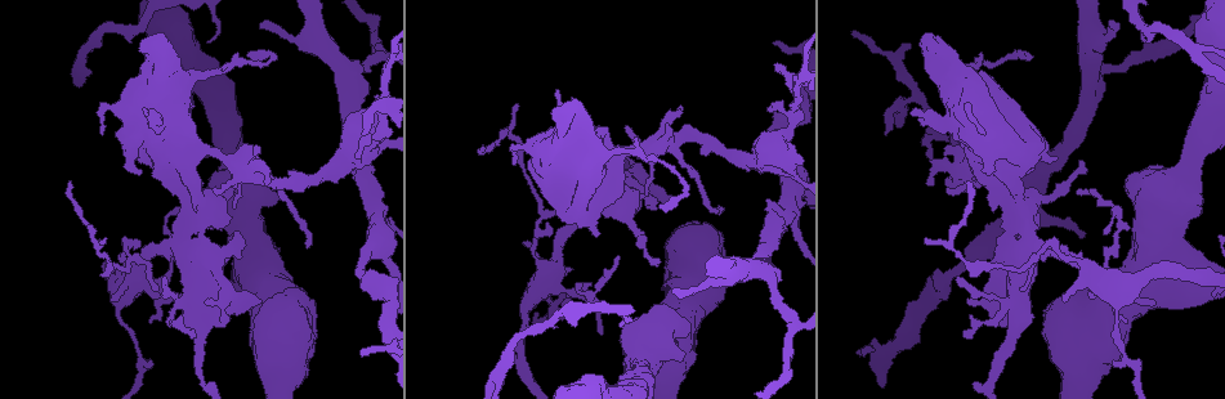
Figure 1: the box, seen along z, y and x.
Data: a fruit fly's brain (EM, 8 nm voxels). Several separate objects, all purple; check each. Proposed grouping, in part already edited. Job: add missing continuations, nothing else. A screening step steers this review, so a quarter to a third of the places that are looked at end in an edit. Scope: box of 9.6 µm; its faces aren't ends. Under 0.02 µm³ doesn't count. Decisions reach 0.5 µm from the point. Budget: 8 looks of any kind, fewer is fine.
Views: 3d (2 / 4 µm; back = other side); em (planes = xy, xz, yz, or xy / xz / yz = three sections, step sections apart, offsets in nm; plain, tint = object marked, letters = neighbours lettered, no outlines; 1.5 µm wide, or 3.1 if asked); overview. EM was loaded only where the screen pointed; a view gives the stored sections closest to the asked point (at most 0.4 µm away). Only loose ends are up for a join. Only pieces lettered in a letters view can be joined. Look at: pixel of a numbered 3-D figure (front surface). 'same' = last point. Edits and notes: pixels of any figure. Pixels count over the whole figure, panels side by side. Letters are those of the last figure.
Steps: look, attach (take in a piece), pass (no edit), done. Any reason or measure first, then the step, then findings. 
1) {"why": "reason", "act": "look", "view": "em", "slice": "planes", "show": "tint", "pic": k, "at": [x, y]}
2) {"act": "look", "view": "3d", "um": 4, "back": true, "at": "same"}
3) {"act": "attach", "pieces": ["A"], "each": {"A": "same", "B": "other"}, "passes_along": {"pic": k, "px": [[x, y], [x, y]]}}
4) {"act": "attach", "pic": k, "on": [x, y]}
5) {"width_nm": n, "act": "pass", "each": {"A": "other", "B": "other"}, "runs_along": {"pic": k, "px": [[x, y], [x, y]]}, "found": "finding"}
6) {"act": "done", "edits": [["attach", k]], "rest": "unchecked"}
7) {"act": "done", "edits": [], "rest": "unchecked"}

{"why": "an open end", "act": "look", "view": "3d", "um": 2, "pic": 1, "at": [250, 301]}

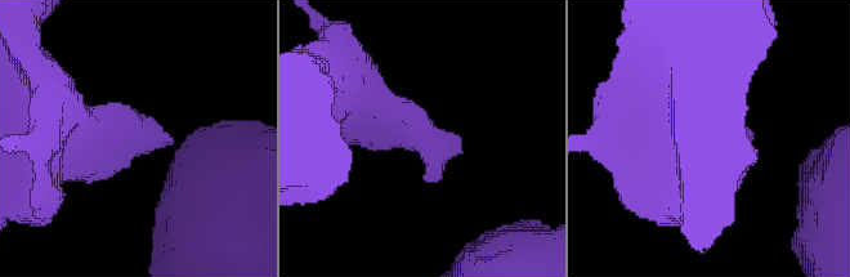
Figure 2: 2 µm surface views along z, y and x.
{"act": "look", "view": "em", "slice": "planes", "show": "letters", "pic": 2, "at": [137, 130]}

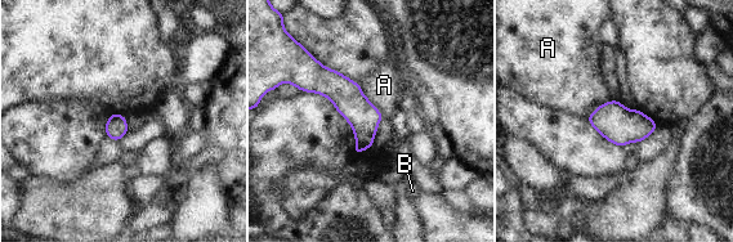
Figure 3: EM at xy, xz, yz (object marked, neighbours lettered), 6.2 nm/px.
{"act": "pass", "each": {"A": "other", "B": "other"}, "found": "none of them fits"}

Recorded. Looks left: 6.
{"why": "tapers out", "act": "look", "view": "3d", "um": 2, "pic": 1, "at": [1105, 235]}

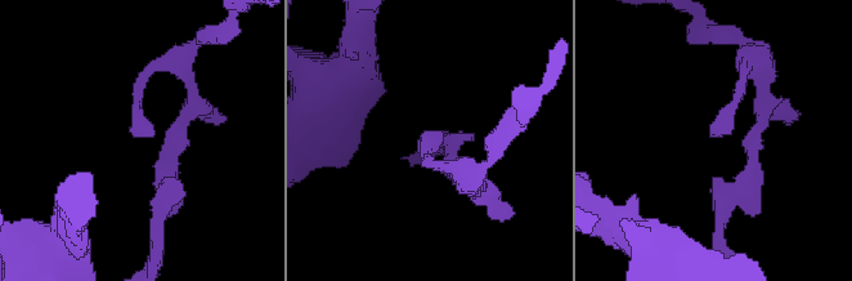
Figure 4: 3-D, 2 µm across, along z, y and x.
{"act": "look", "view": "em", "slice": "yz", "step": 8, "show": "tint", "pic": 4, "at": [441, 133]}

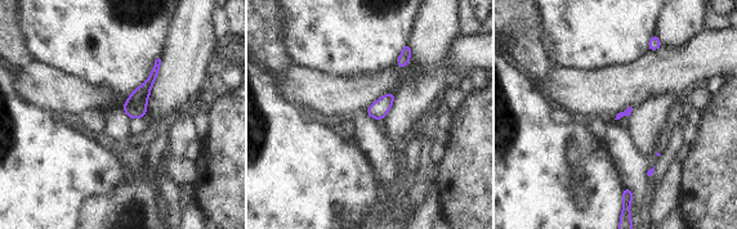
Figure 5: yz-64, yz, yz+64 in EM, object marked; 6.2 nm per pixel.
{"why": "cut it another way", "act": "look", "view": "em", "slice": "planes", "show": "letters", "at": "same"}

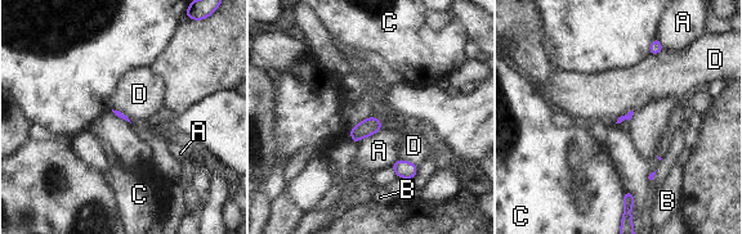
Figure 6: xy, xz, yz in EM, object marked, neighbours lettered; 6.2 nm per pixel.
{"act": "pass", "each": {"A": "other", "B": "other", "C": "other", "D": "other"}, "border": {"pic": 6, "px": [[397, 158], [410, 161], [416, 166]]}, "found": "no lettered piece goes on from it"}

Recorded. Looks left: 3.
{"why": "an open end", "act": "look", "view": "3d", "um": 4, "pic": 1, "at": [359, 354]}

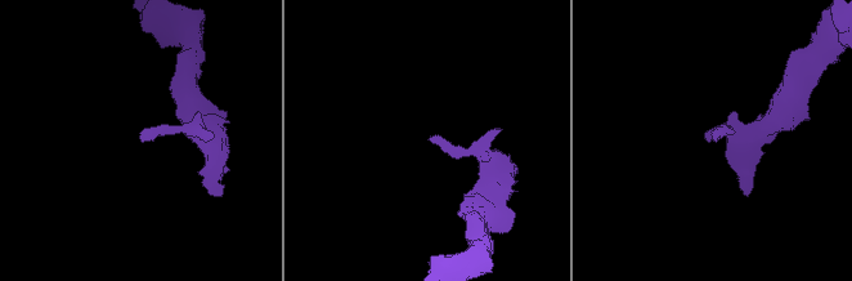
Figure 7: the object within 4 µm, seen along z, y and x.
{"why": "shape alone is not enough", "act": "look", "view": "em", "slice": "planes", "show": "letters", "pic": 7, "at": [716, 139]}

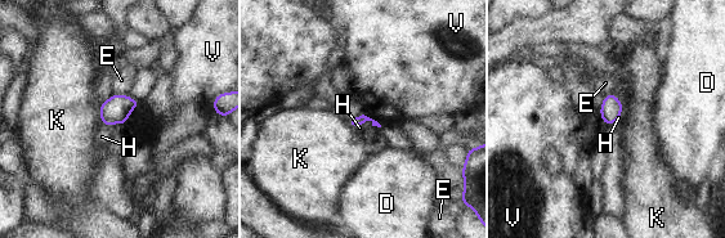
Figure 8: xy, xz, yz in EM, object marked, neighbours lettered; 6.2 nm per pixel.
{"longest_contact_nm": ["V", 180], "act": "attach", "pieces": ["H"], "each": {"D": "other", "E": "other", "H": "same", "K": "other", "V": "other"}, "found": "the neuron continues"}

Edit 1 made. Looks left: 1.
{"act": "done", "edits": [["attach", 8]], "rest": "unchecked"}

